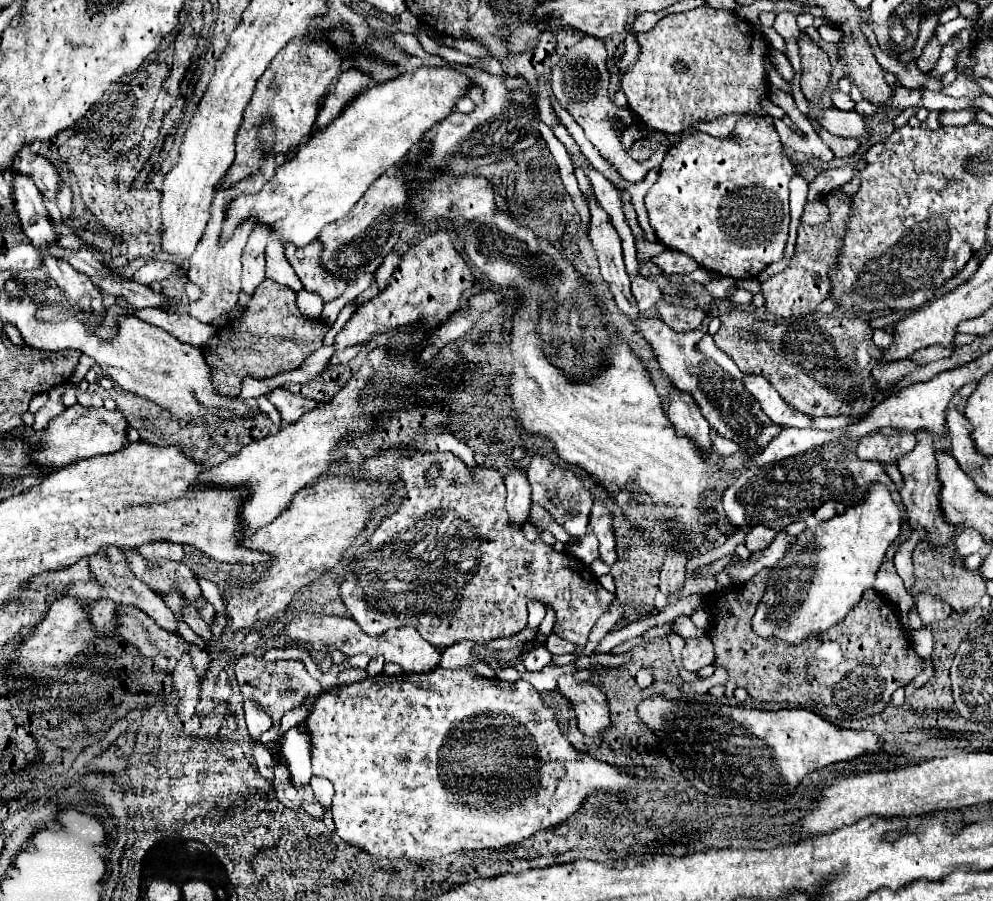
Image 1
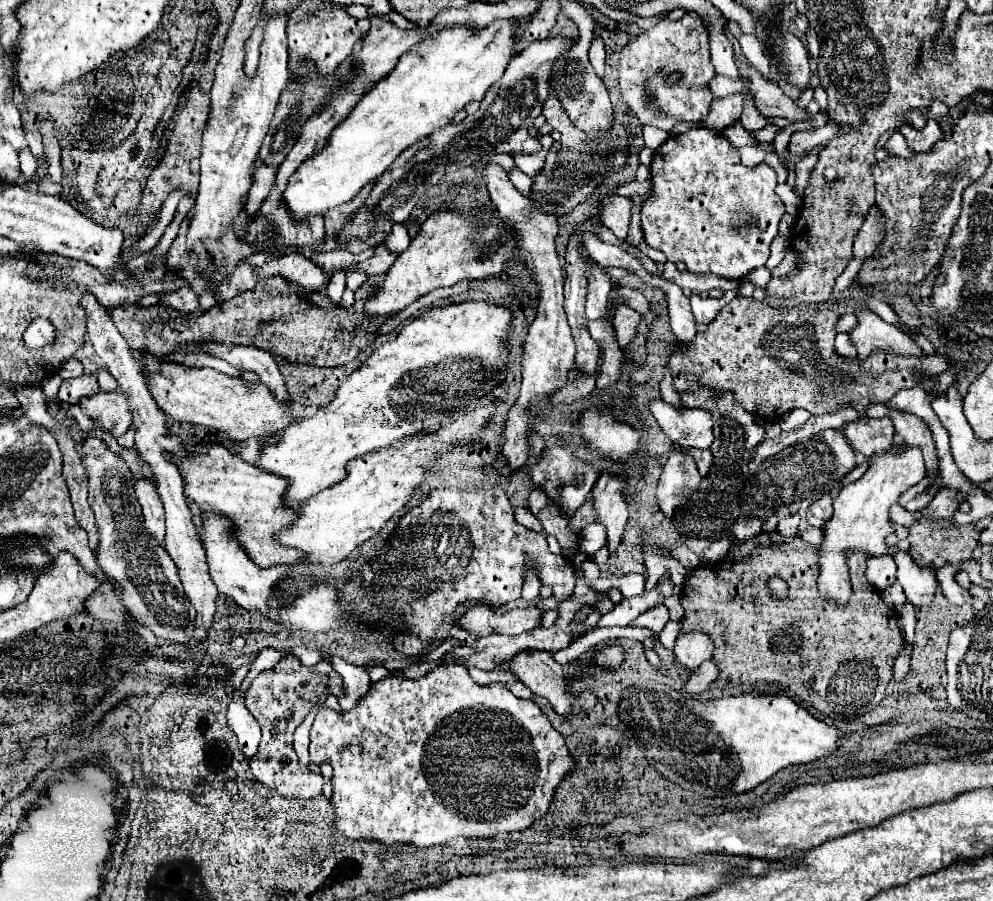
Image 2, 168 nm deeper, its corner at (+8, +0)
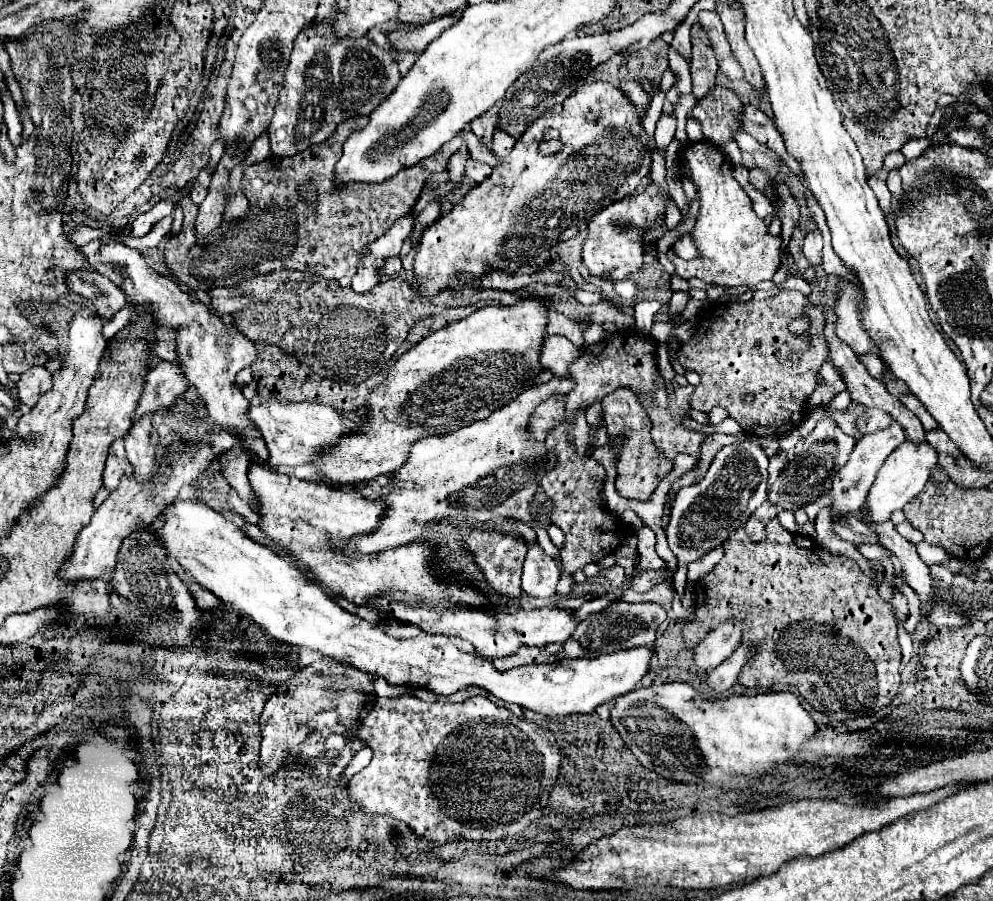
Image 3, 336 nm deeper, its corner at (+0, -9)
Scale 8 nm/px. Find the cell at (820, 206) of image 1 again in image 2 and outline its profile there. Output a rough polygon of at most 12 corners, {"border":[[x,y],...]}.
{"border":[[779,233],[770,247],[765,265],[775,268],[783,259],[787,238]]}

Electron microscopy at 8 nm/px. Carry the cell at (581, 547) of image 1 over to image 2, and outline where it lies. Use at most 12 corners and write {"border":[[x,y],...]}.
{"border":[[601,523],[587,525],[579,535],[579,551],[593,555],[607,543]]}

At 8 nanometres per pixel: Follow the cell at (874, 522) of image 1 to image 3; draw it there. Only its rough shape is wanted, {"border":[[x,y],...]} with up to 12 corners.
{"border":[[903,442],[887,456],[861,516],[889,520],[927,484],[937,454]]}

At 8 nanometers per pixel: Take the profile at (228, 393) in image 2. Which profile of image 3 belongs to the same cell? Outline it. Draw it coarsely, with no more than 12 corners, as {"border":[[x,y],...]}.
{"border":[[327,404],[249,406],[271,466],[309,464],[355,428]]}

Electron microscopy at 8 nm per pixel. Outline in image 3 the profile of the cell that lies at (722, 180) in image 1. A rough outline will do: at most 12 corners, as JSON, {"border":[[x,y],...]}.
{"border":[[711,142],[679,166],[701,208],[699,258],[667,258],[677,276],[757,286],[781,266],[783,238],[755,214],[733,164]]}

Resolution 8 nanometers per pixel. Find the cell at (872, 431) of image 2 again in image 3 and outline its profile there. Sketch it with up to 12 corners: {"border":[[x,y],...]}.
{"border":[[867,408],[857,418],[857,430],[873,434],[893,422],[887,412]]}

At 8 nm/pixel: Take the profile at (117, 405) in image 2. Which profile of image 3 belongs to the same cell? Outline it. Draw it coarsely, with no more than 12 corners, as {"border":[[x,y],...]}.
{"border":[[179,362],[145,376],[133,420],[155,414],[189,388]]}

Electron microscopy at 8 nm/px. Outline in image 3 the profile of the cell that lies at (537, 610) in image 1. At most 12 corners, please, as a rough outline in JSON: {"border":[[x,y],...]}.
{"border":[[529,544],[521,588],[555,596],[559,568],[539,544]]}

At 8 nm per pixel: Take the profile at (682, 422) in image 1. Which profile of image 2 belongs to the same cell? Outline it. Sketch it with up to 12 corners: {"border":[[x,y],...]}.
{"border":[[671,451],[657,487],[663,515],[697,491],[695,461]]}

